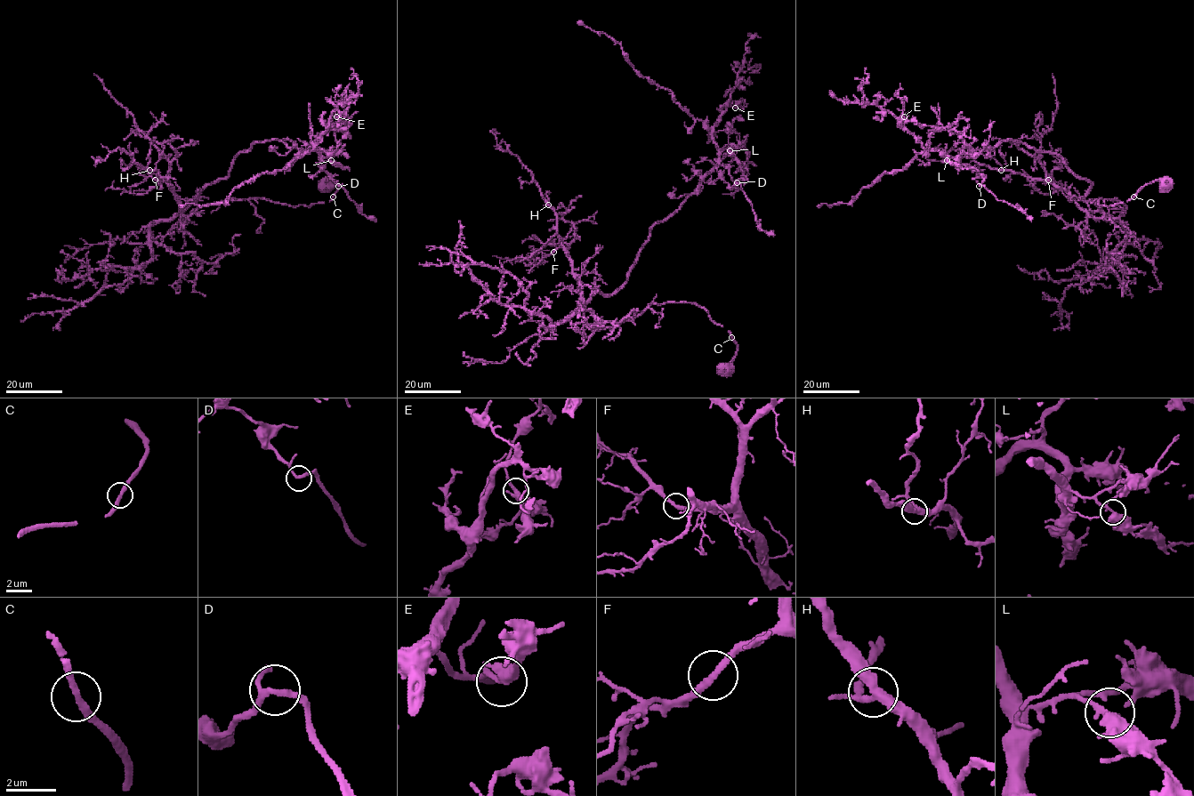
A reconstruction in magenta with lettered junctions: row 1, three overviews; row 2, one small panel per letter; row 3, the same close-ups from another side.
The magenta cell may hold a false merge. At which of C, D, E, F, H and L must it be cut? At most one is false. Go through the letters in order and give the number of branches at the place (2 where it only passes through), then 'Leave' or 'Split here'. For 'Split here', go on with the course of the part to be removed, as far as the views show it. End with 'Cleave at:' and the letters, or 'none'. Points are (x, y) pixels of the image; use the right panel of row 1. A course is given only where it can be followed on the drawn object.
C: Branches: 2. Leave
D: Branches: 3. Leave
E: Branches: 2. Leave
F: Branches: 2. Leave
H: Branches: 3. Leave
L: Branches: 3. Leave
Cleave at: none

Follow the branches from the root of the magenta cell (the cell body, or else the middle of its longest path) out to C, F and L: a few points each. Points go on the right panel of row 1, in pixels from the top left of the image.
C: (1167, 185), (1154, 180), (1145, 184), (1133, 196)
F: (1167, 185), (1154, 180), (1114, 205), (1100, 206), (1100, 198), (1126, 208), (1116, 218), (1094, 219), (1048, 180)
L: (1167, 185), (1100, 198), (1126, 206), (1106, 218), (1054, 154), (1002, 140), (947, 160)

